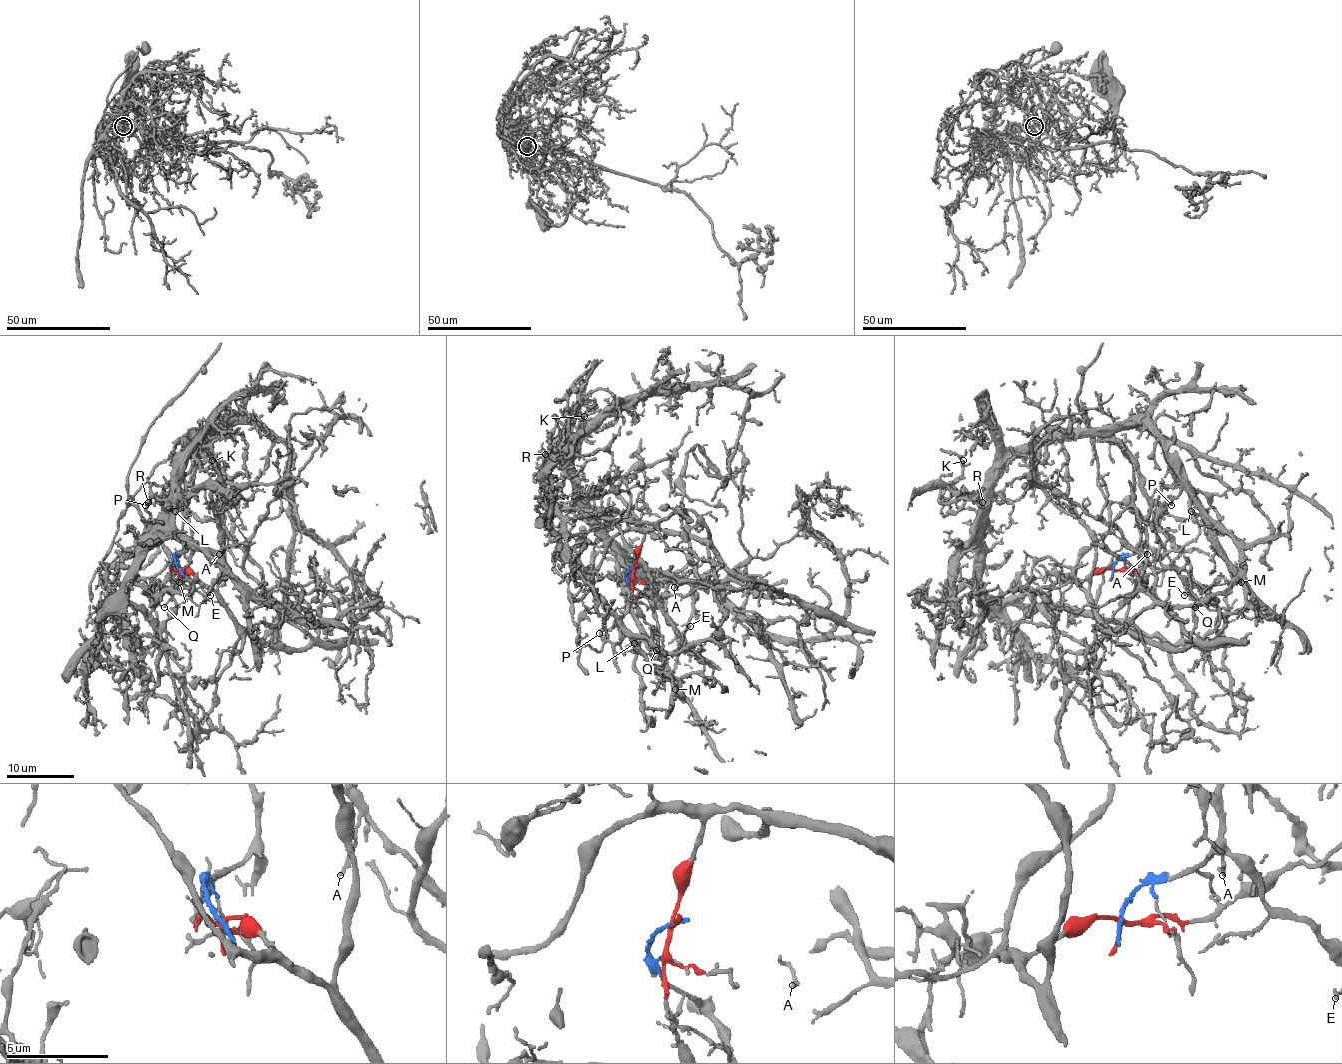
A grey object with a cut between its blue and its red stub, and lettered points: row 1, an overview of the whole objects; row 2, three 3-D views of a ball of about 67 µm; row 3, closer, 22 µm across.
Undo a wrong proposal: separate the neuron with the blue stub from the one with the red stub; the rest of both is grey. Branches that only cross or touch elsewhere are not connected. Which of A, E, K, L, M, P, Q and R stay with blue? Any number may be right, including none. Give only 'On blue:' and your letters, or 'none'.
On blue: A, E, K, L, M, P, Q, R

